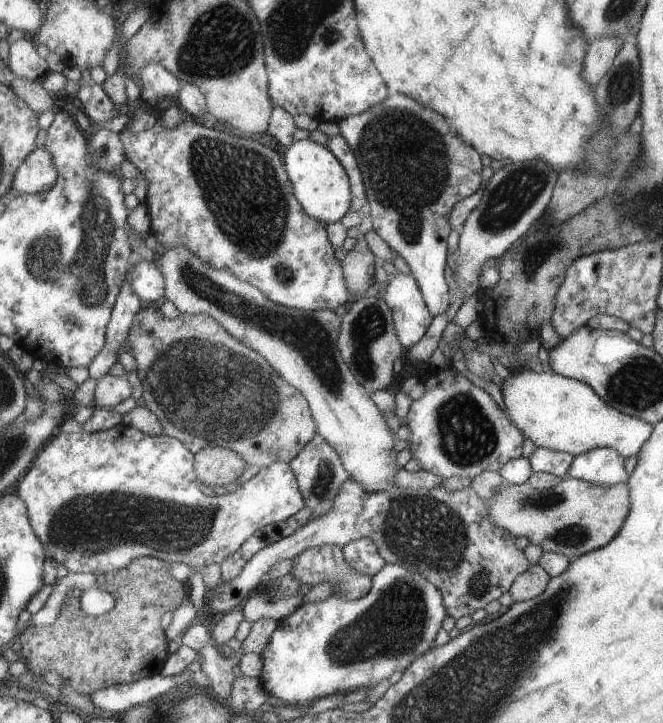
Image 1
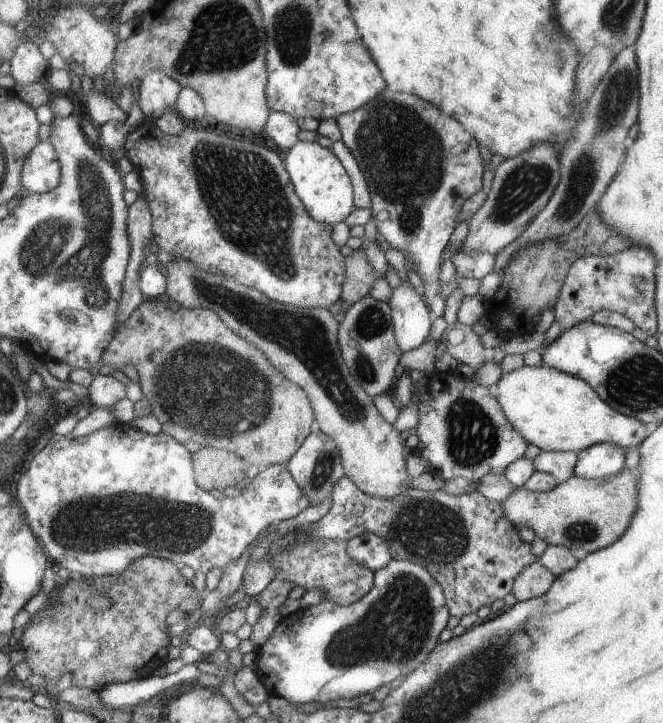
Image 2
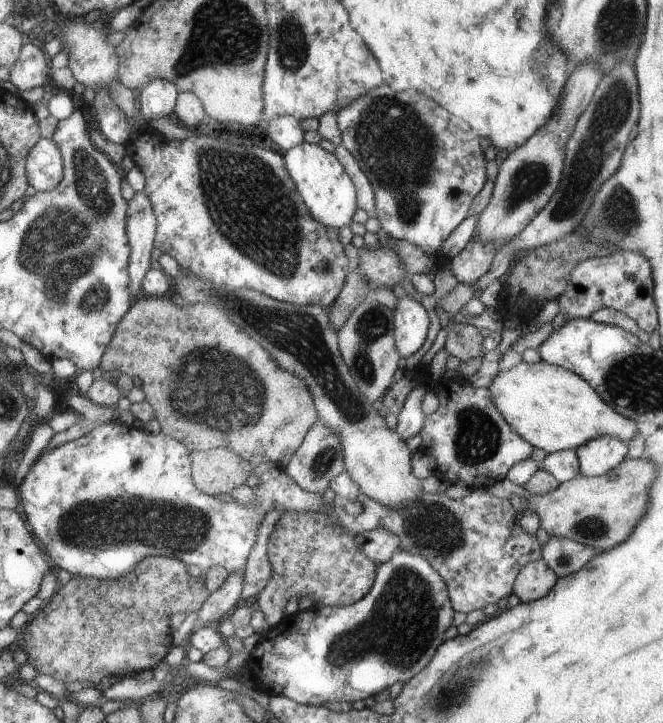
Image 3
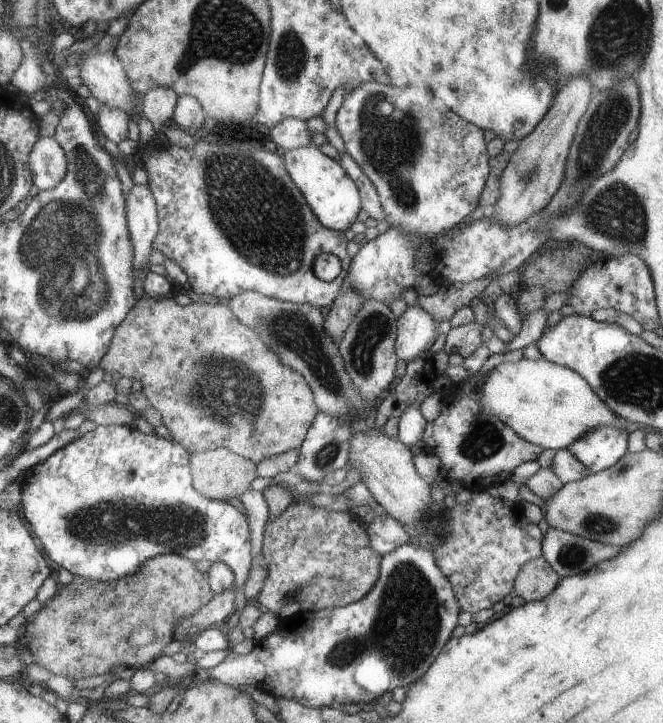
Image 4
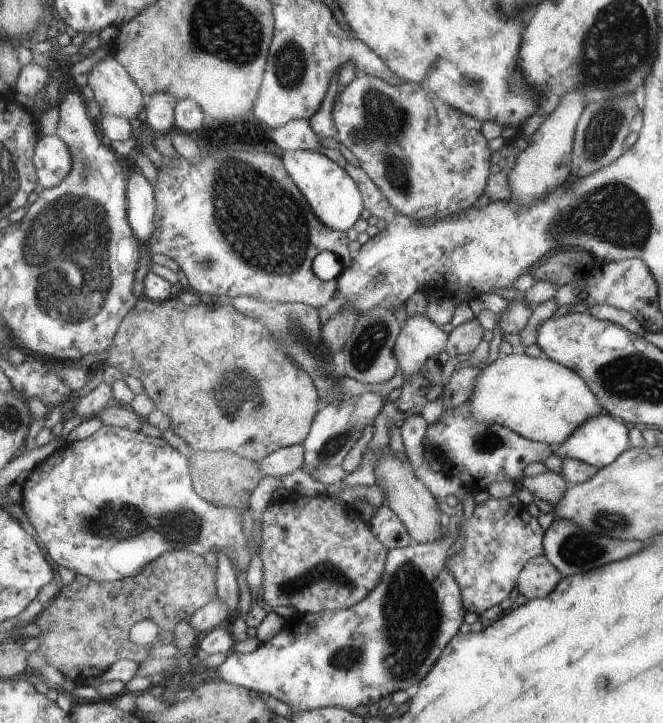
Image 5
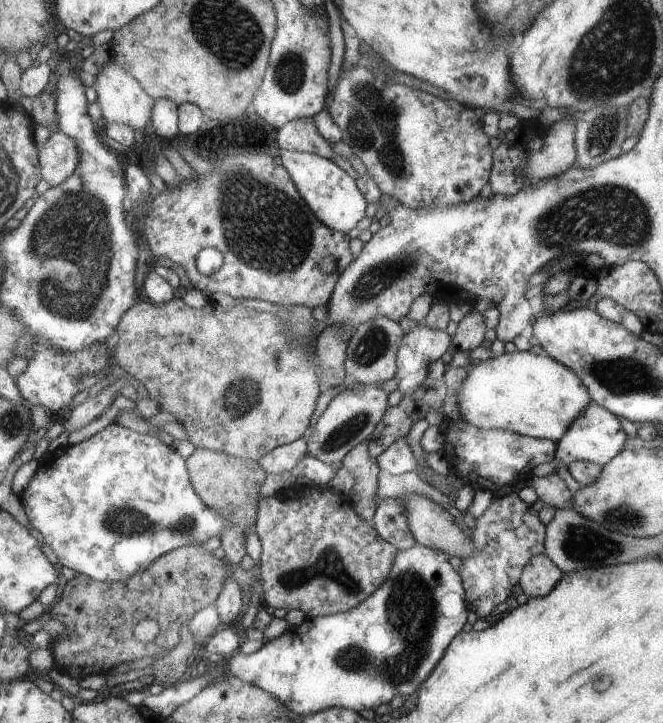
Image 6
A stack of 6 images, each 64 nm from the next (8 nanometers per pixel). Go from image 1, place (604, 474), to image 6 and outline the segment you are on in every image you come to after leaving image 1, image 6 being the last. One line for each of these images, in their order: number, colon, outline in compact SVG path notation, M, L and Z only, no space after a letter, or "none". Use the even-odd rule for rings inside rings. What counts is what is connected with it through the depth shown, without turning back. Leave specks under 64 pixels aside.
2: M595 444L579 454L575 474L585 480L603 480L625 470L625 448L617 444Z
3: M599 436L589 444L583 444L577 454L583 478L599 478L611 474L623 460L627 460L629 444L615 436Z
4: M605 426L597 428L583 438L575 440L575 444L569 446L569 450L585 464L593 474L605 472L619 464L619 460L629 452L627 440L631 432L625 432L615 426Z
5: M601 414L601 416L589 418L581 428L577 428L573 432L573 436L569 440L565 440L565 444L555 448L555 454L561 460L581 460L581 462L593 464L601 470L601 468L607 468L607 466L615 464L615 460L621 458L629 450L629 444L633 444L629 440L629 430L631 428L625 420L619 420L611 414Z
6: M591 404L569 428L569 432L565 432L563 440L557 442L557 460L563 462L567 468L573 462L595 462L595 464L603 464L607 466L617 454L621 454L621 450L625 448L627 442L627 430L623 430L619 416L615 412L611 412L609 408L605 408L603 404Z

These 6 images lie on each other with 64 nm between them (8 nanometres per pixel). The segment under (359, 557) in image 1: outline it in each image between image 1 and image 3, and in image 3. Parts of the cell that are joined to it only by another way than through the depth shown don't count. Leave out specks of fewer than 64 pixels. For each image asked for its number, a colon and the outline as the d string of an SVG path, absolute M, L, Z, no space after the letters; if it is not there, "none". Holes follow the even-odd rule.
2: M377 534L359 536L347 544L349 556L353 556L353 560L357 560L359 564L367 566L373 572L379 572L381 568L389 566L395 560L389 548L391 544L383 536L377 536Z
3: M387 528L363 532L357 536L357 542L361 550L369 556L369 560L373 560L377 566L389 562L399 552L399 544L401 544L397 534Z

